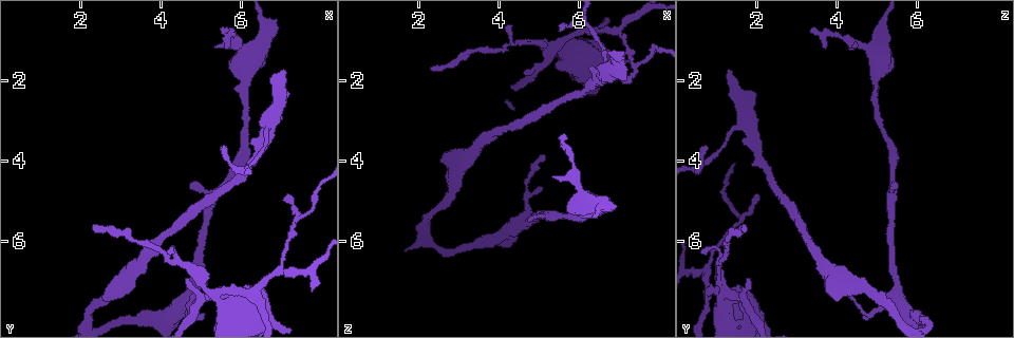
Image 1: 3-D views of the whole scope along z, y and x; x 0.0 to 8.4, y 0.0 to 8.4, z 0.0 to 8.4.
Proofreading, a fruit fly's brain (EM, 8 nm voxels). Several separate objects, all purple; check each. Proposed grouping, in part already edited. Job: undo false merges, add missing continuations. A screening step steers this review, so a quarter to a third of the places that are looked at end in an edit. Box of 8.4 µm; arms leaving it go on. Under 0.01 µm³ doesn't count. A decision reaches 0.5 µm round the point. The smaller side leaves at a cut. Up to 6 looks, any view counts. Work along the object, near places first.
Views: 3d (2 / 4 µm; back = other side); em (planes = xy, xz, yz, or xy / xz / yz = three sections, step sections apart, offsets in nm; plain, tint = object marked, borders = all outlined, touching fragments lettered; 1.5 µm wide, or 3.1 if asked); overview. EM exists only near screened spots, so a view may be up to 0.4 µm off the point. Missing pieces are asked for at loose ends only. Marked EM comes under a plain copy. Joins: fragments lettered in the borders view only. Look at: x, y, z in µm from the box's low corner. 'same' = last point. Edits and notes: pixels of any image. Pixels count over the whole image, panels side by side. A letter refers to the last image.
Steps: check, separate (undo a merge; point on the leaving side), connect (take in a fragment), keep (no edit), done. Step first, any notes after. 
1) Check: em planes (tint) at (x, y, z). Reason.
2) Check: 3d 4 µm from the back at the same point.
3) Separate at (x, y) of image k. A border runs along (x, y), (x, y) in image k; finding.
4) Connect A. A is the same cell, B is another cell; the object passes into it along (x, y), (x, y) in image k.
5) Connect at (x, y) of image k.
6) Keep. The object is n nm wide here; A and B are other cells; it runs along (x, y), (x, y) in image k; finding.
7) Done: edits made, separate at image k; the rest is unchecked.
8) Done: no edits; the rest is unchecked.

Check: em planes (tint) at (5.00, 7.05, 1.10).

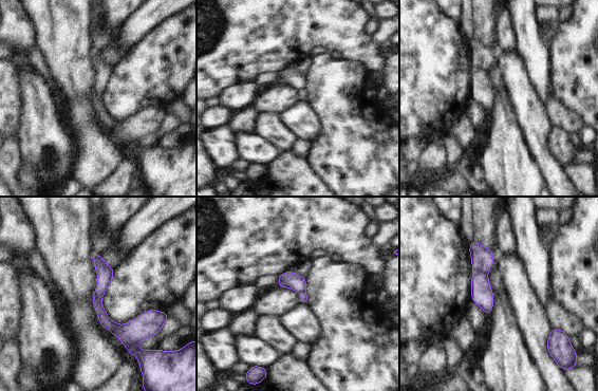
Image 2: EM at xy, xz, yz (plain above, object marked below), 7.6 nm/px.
Check: em planes (borders) at the same point.

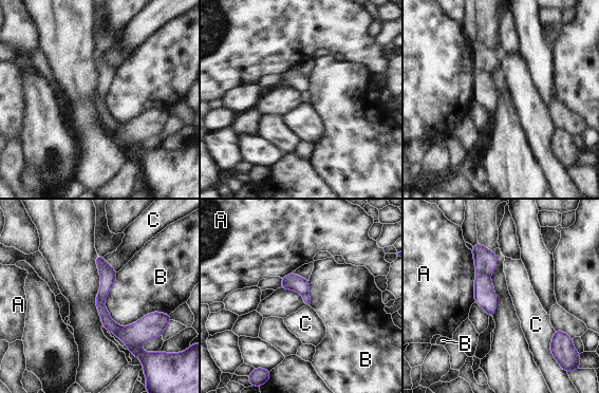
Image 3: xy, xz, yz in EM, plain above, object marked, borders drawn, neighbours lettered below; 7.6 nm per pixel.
Separate at (152, 325) of image 3. A, B and C are other cells; a border runs along (127, 345), (139, 347) in image 3; two neurons meet here.

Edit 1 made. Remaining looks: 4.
Check: 3d 4 µm at (5.55, 3.65, 0.75).

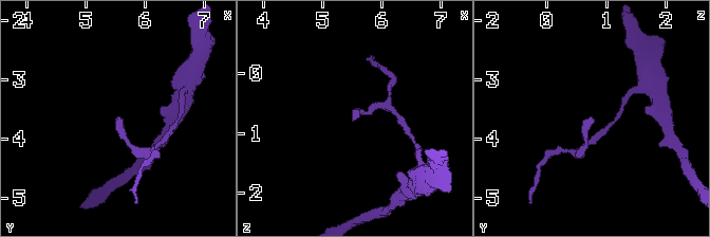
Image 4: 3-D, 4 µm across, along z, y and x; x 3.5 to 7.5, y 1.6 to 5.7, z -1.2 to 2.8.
Check: em planes (borders) at (5.55, 3.60, 0.75).

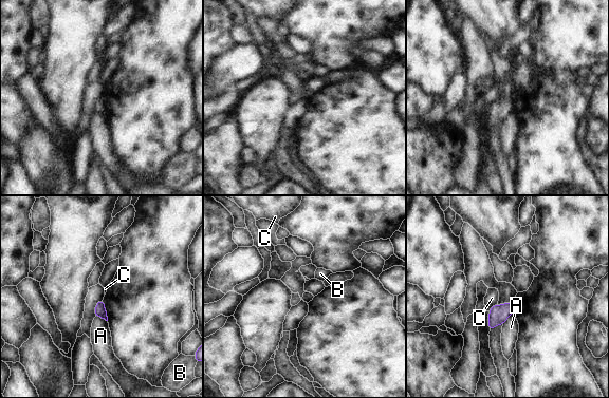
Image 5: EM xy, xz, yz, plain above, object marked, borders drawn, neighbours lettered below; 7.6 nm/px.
Keep. The longest contact is with A, 120 nm; A, B and C are other cells; a border runs along (497, 303), (487, 310) in image 5; no lettered fragment goes on from it.

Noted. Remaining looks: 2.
Check: em yz step 8 (tint) at (4.75, 4.55, 5.50).

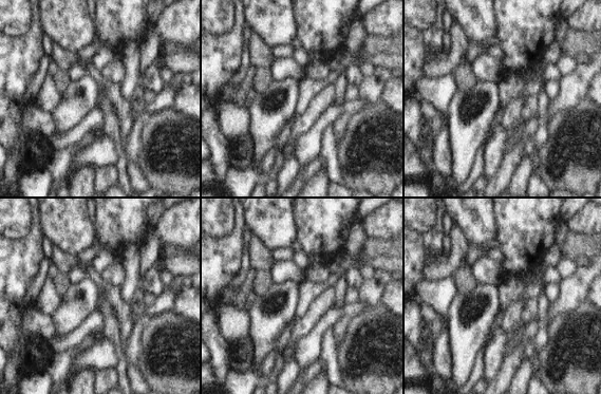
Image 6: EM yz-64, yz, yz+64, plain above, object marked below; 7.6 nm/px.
Check: em planes (borders) at the same point. Another direction.

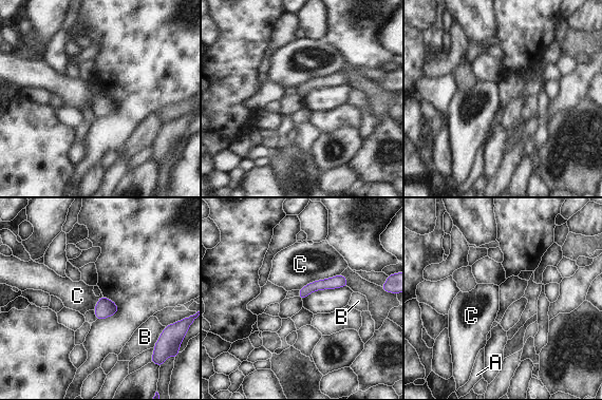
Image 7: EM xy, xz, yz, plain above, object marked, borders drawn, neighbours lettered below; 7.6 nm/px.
Keep. The object is 80 nm wide here; A, B and C are other cells; a border runs along (340, 273), (314, 280), (298, 289) in image 7; none of them fits.

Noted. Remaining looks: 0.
Done: edits made, separate at image 3; the rest is unchecked.

